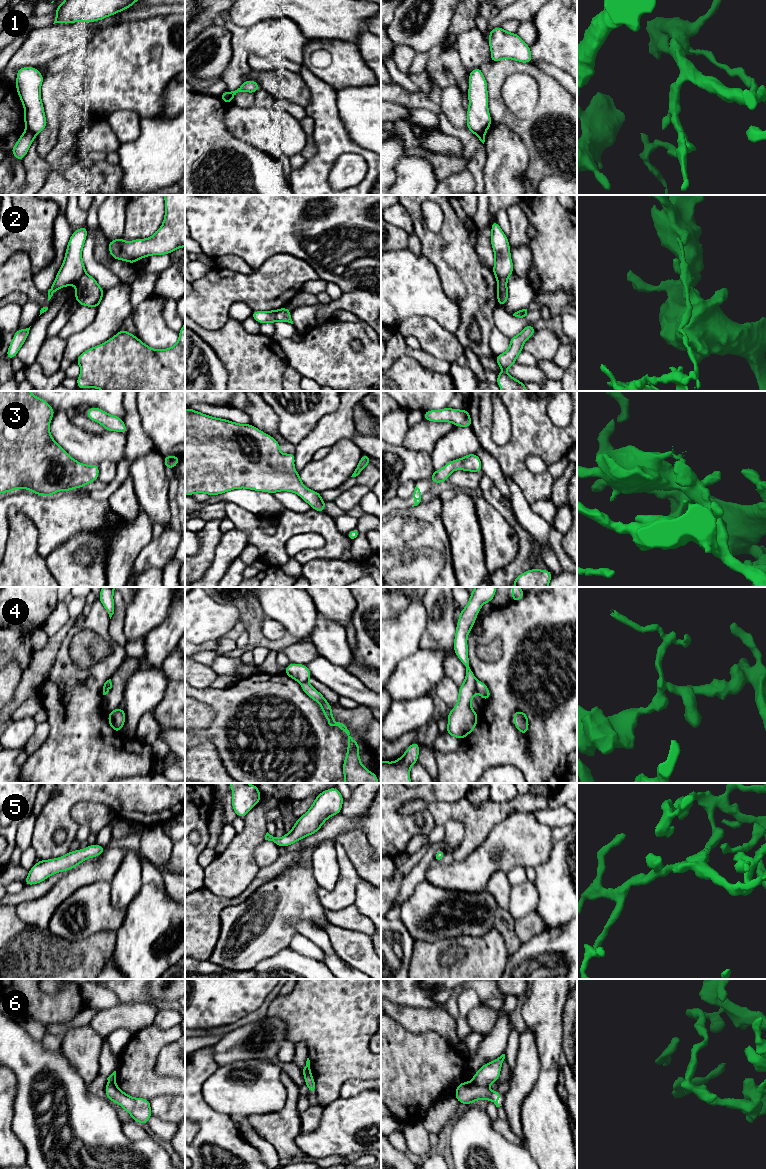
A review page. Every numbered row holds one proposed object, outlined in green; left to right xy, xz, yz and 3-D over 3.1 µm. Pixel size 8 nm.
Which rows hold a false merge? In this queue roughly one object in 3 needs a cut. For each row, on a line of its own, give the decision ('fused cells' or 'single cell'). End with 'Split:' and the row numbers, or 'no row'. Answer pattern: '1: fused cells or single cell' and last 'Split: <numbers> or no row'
1: fused cells
2: fused cells
3: single cell
4: fused cells
5: single cell
6: single cell
Split: 1, 2, 4

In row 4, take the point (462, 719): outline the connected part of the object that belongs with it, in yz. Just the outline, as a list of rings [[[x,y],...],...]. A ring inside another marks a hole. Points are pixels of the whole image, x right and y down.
[[[475,587],[470,594],[468,604],[460,611],[460,617],[456,624],[453,648],[457,657],[466,667],[466,678],[459,687],[458,703],[447,716],[448,728],[445,734],[452,735],[459,740],[475,729],[478,719],[478,713],[471,706],[472,698],[476,692],[477,679],[470,667],[467,637],[482,605],[491,602],[495,594],[496,587]]]

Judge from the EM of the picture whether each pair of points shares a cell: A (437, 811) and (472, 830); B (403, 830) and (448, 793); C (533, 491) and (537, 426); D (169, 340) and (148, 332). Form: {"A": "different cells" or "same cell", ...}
{"A": "same cell", "B": "same cell", "C": "same cell", "D": "same cell"}

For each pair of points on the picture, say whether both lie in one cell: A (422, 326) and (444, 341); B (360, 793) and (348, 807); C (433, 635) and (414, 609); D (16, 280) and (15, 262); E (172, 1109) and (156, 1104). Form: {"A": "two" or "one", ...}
{"A": "one", "B": "one", "C": "two", "D": "one", "E": "one"}

